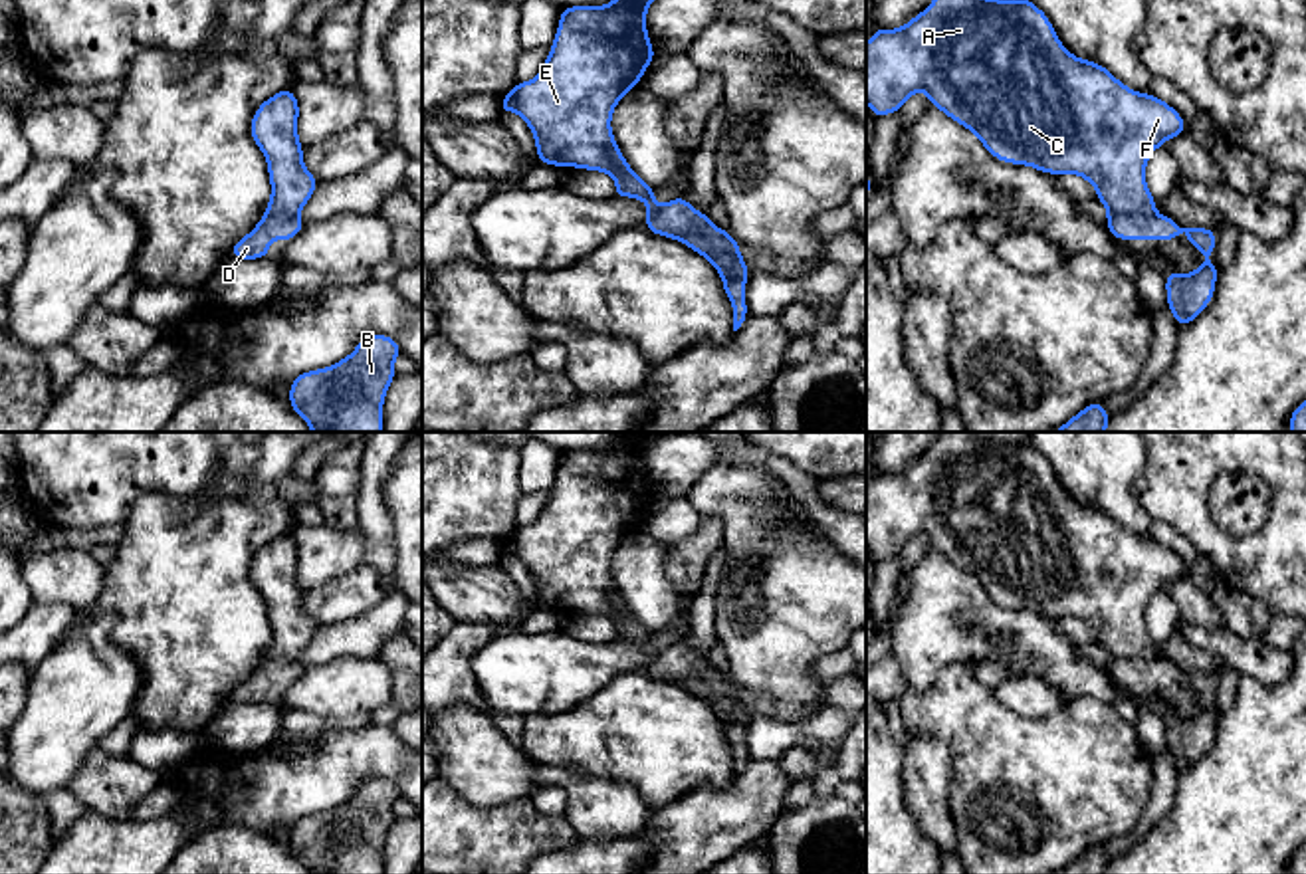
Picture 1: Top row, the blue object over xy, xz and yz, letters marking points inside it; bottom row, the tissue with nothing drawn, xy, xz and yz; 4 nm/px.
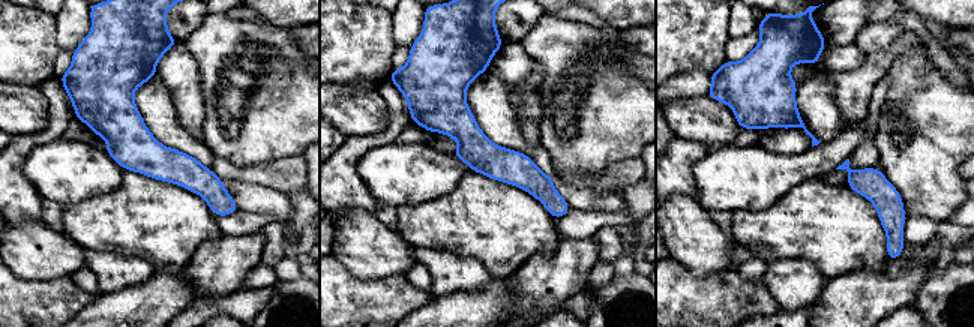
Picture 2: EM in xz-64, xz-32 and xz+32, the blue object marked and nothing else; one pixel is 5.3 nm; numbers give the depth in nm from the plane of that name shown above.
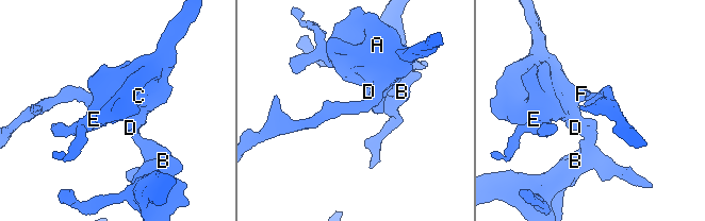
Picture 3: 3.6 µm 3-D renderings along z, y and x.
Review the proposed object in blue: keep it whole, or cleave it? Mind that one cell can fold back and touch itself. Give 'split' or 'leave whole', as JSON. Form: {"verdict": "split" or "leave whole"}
{"verdict": "split"}

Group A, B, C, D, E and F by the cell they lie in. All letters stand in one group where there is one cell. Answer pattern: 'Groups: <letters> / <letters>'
Groups: A C E F / B D

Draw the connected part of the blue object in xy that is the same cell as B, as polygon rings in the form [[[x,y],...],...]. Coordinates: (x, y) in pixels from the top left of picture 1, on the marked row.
[[[367,335],[339,363],[297,375],[287,402],[311,432],[382,432],[382,404],[400,353],[392,337]]]

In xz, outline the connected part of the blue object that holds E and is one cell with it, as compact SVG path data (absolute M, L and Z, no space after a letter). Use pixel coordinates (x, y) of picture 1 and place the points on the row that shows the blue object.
M652 2L561 8L541 71L531 81L517 81L499 109L515 111L527 123L537 163L610 174L614 198L632 196L648 206L648 232L684 242L709 230L707 214L684 196L658 206L656 190L630 168L610 131L616 103L640 83L656 57L646 32Z

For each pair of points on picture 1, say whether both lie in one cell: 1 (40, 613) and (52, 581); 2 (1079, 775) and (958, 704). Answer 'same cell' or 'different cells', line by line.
1: different cells
2: same cell

